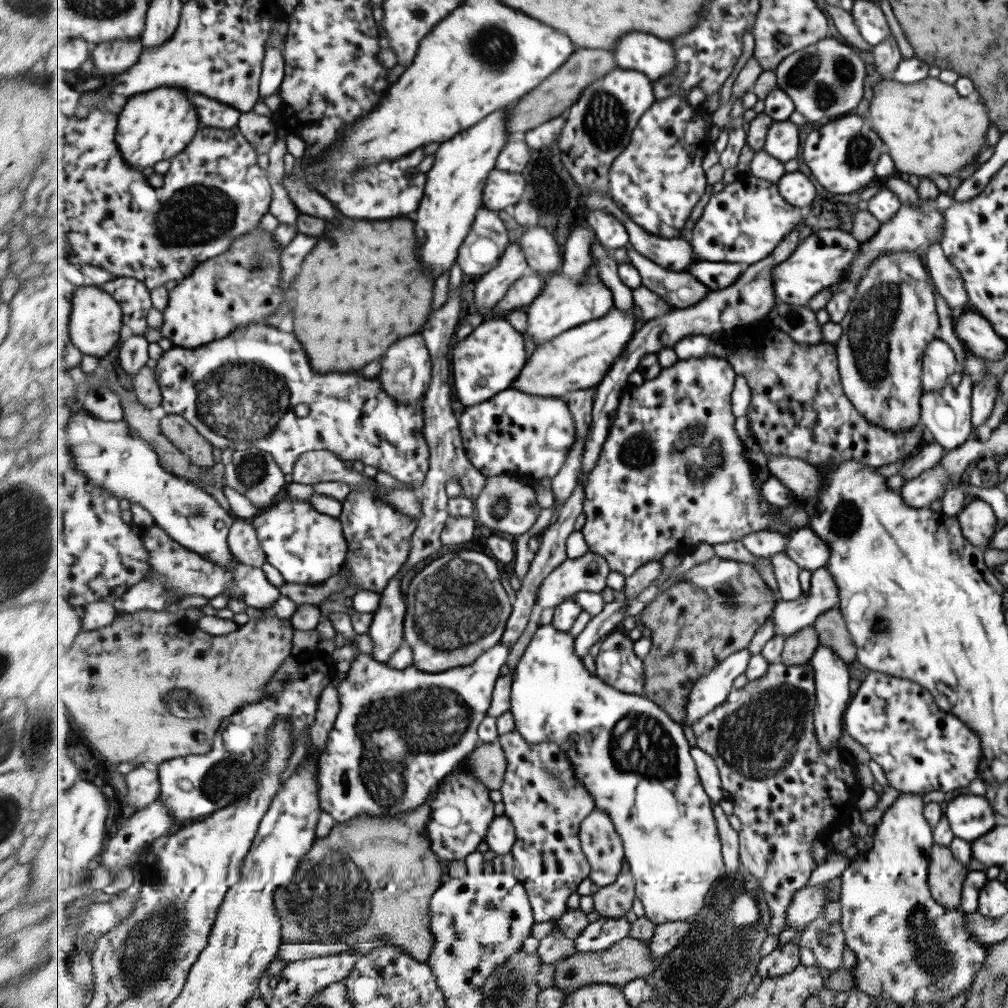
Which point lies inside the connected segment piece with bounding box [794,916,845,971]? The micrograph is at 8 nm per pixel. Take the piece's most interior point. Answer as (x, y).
(826, 940)

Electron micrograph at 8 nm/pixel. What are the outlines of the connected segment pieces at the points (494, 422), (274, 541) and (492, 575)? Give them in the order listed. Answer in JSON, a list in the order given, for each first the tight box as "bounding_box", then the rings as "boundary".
[{"bounding_box":[460,388,578,480],"boundary":[[[516,388],[500,392],[487,402],[466,407],[460,416],[460,429],[468,459],[488,477],[513,472],[536,480],[547,476],[555,478],[566,466],[578,437],[576,420],[565,398],[525,394]]]},{"bounding_box":[253,497,349,585],"boundary":[[[281,497],[274,505],[254,516],[253,523],[266,552],[266,562],[278,569],[286,582],[315,585],[329,580],[331,576],[337,576],[344,568],[349,545],[342,522],[338,517],[319,512],[309,500]]]},{"bounding_box":[404,549,514,673],"boundary":[[[473,549],[450,550],[432,560],[410,580],[404,596],[407,603],[404,636],[415,652],[412,664],[417,669],[439,673],[469,666],[502,642],[514,605],[511,605],[509,594],[501,582],[501,569],[502,564],[493,555]]]}]

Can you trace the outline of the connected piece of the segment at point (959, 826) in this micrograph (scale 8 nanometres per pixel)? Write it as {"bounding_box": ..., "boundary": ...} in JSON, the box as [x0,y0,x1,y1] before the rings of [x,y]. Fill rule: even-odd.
{"bounding_box":[943,794,995,842],"boundary":[[[958,794],[943,803],[943,813],[955,838],[971,842],[995,827],[994,810],[984,795]]]}

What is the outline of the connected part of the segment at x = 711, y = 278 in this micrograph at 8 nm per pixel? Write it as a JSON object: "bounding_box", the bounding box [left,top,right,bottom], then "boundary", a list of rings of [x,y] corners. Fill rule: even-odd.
{"bounding_box":[690,260,743,291],"boundary":[[[700,260],[690,270],[693,270],[693,275],[713,291],[720,291],[733,286],[739,280],[743,274],[743,264]]]}

